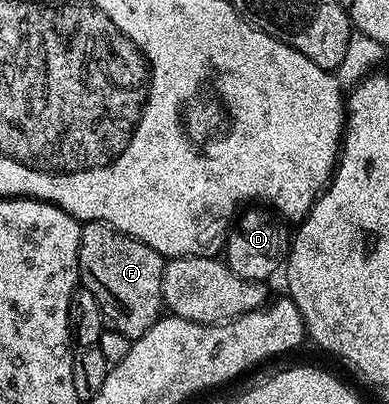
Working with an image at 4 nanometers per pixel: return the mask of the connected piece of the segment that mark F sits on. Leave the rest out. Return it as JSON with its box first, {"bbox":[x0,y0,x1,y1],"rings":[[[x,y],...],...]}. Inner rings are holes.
{"bbox":[78,222,164,340],"rings":[[[84,222],[81,227],[78,277],[81,285],[96,296],[105,329],[120,332],[120,336],[131,340],[144,336],[164,314],[162,255],[140,240],[119,234],[107,222]]]}

